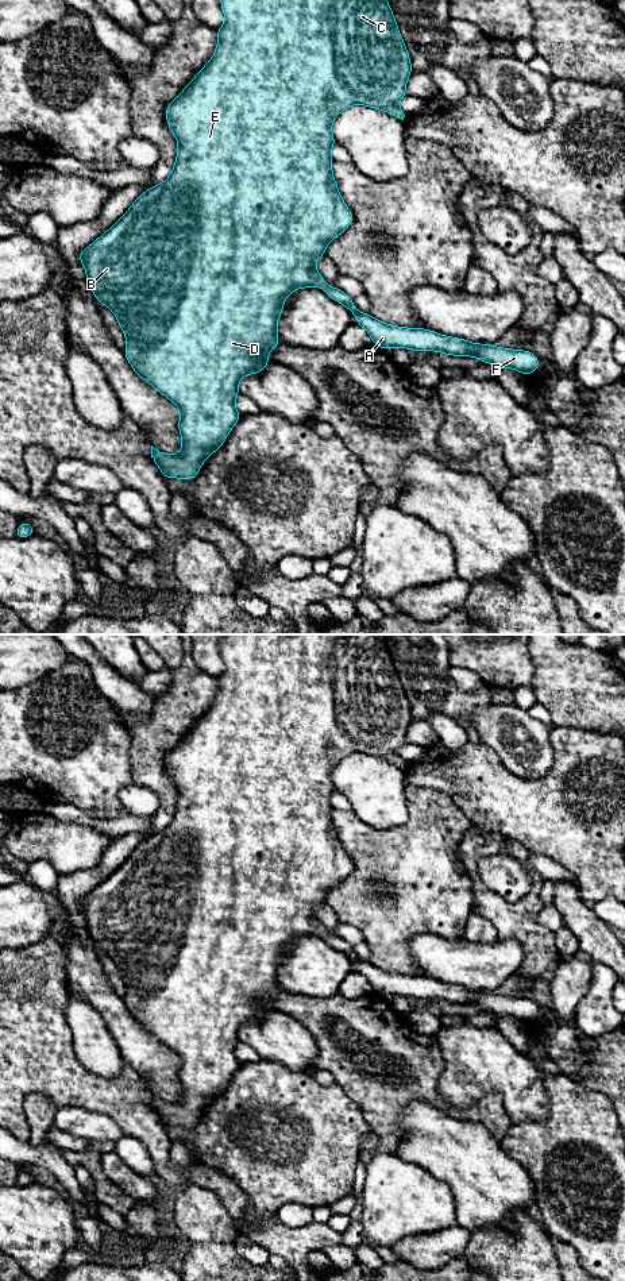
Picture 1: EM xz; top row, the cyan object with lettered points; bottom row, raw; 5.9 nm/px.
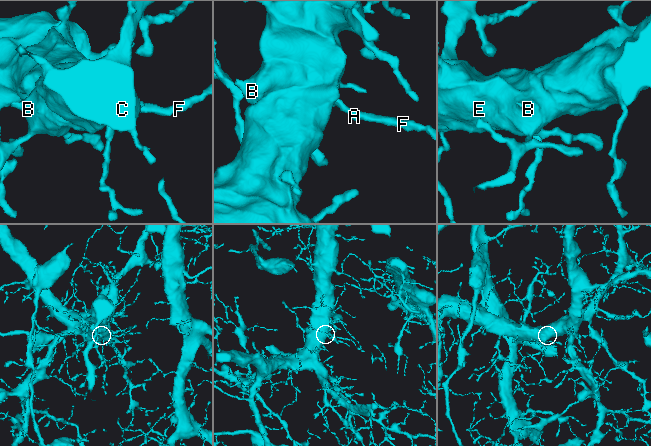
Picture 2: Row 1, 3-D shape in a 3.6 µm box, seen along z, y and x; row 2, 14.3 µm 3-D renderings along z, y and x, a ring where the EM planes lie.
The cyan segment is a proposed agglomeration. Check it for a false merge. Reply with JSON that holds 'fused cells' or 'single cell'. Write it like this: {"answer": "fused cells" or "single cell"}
{"answer": "single cell"}

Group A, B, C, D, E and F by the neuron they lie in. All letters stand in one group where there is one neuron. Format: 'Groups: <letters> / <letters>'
Groups: A B C D E F

